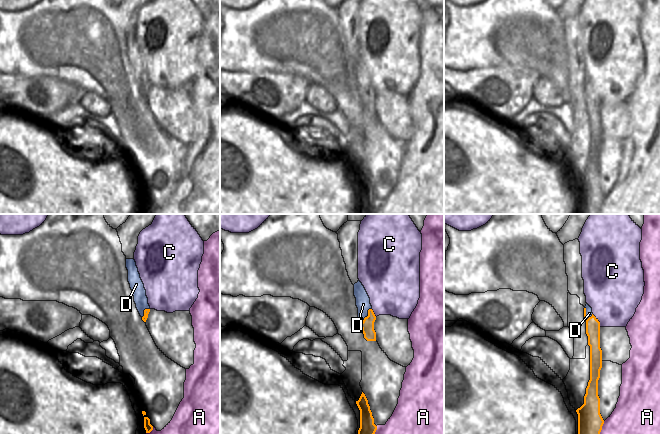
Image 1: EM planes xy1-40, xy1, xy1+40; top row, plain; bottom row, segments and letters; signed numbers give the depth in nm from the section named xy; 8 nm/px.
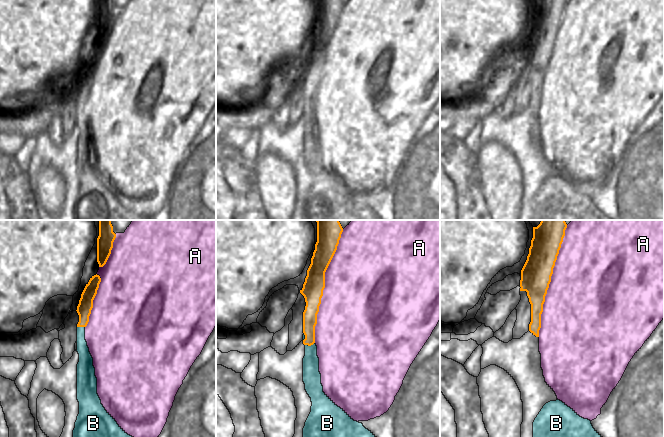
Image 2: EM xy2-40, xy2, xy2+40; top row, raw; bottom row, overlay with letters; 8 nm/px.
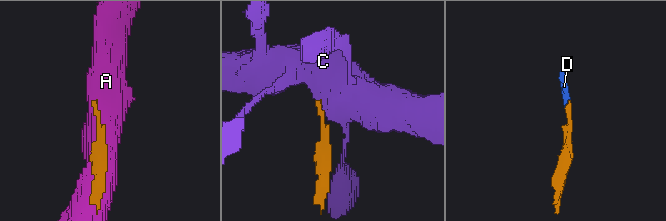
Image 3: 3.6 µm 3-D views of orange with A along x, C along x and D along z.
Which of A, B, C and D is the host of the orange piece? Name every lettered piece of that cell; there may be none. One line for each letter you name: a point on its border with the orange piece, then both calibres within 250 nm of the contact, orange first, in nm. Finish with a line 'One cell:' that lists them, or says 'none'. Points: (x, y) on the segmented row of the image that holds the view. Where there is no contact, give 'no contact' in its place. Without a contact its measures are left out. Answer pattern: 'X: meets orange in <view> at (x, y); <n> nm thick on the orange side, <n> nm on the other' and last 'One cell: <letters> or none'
One cell: none

